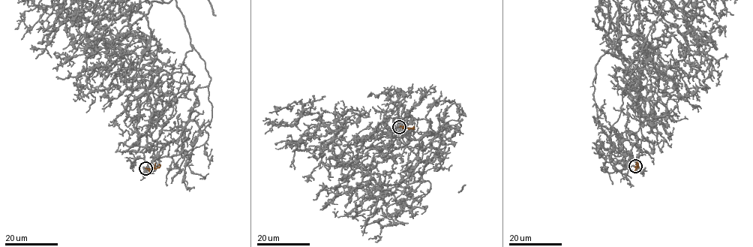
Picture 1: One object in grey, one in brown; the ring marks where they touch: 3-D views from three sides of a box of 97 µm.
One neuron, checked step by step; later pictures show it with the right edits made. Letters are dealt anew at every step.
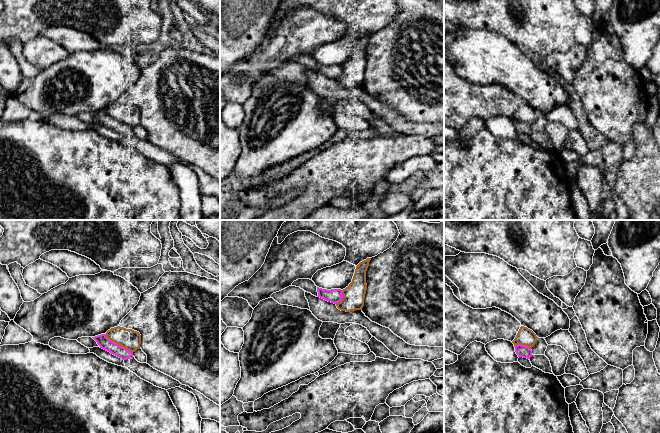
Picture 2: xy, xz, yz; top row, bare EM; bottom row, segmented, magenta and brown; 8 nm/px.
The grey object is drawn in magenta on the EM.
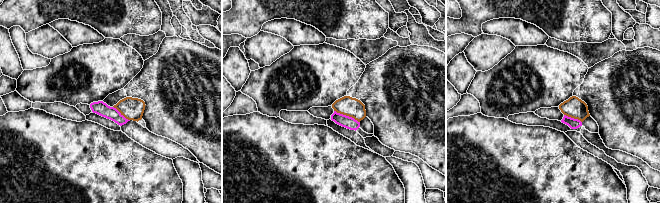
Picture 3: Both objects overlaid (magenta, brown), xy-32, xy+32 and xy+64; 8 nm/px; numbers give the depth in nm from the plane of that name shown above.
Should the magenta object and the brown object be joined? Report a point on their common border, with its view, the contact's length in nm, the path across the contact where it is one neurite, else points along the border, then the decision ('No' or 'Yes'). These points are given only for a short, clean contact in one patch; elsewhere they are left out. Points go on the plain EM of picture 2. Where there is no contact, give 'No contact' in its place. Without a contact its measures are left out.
Touches magenta at xy (117, 120). Shared border 280 nm. No

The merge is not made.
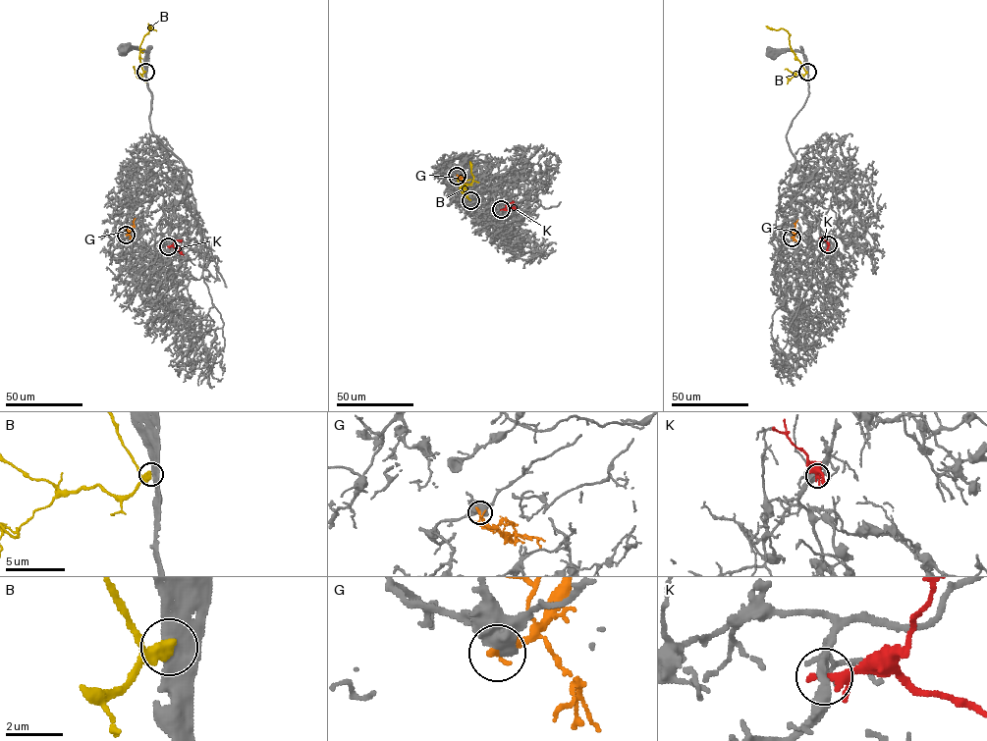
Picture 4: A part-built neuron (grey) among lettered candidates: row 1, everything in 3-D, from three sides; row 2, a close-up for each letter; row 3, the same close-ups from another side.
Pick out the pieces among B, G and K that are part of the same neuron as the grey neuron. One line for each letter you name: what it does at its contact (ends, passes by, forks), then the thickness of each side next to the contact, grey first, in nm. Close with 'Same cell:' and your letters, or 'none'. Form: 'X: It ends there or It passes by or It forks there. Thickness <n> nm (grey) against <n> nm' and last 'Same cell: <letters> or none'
Same cell: none

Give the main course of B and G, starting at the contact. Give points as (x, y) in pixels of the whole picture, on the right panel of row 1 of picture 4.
B: (807, 72), (791, 49), (787, 30), (766, 26)
G: (792, 238), (797, 220)

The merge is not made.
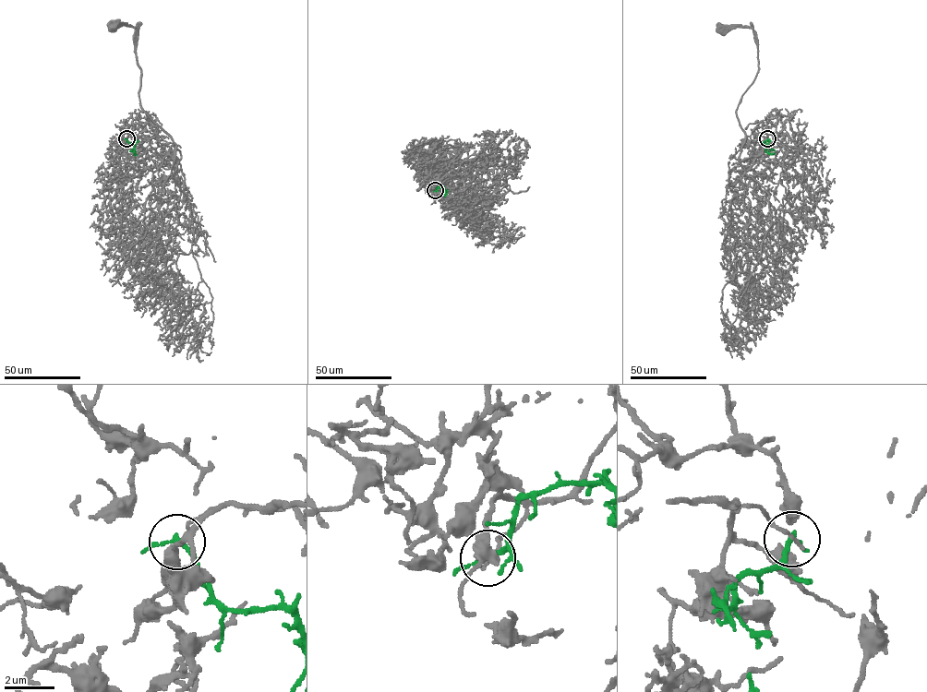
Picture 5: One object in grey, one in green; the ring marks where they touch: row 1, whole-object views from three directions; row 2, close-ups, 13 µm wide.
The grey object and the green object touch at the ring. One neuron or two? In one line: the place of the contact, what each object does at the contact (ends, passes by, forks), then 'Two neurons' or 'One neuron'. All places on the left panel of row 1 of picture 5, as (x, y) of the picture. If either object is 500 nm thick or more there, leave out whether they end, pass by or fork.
Place: (126, 138). At the ring grey ends. At the ring green passes by. Two neurons

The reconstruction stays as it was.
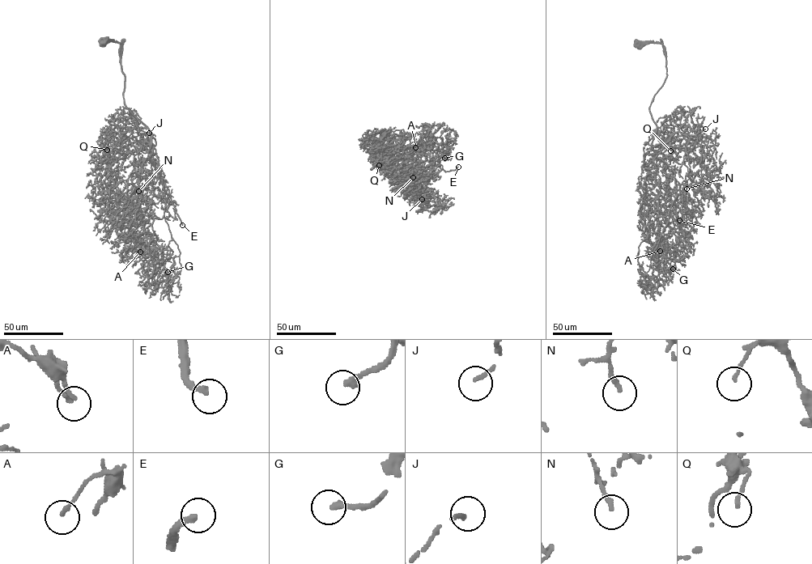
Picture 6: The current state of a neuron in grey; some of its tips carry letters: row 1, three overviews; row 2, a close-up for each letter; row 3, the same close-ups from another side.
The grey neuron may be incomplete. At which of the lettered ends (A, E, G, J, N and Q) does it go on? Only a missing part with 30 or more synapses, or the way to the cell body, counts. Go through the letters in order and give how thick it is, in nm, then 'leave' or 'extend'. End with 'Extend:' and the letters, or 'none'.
A: 180 nm thick; leave
E: 240 nm thick; extend
G: 280 nm thick; extend
J: 190 nm thick; extend
N: 200 nm thick; leave
Q: 140 nm thick; leave
Extend: E, G, J

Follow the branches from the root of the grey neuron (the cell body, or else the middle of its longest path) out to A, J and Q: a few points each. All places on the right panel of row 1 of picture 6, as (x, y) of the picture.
A: (638, 44), (661, 43), (666, 61), (649, 108), (652, 147), (677, 188), (651, 248), (660, 251)
J: (638, 44), (661, 43), (666, 58), (649, 108), (652, 146), (705, 129)
Q: (638, 44), (665, 49), (652, 146), (669, 140), (660, 133), (667, 130), (670, 150)

